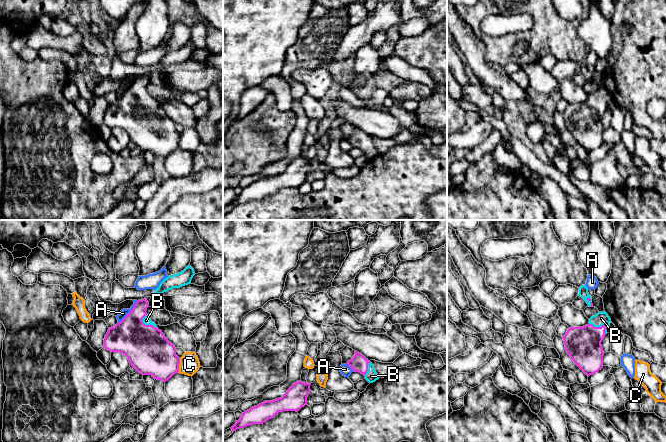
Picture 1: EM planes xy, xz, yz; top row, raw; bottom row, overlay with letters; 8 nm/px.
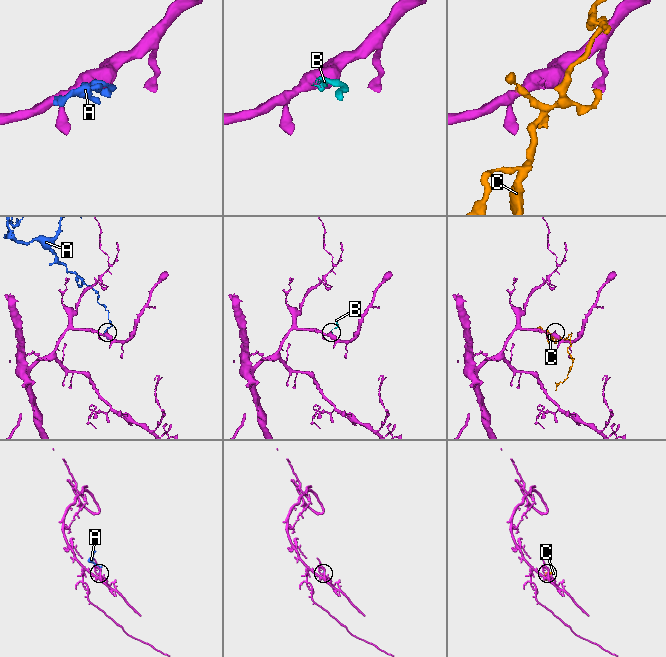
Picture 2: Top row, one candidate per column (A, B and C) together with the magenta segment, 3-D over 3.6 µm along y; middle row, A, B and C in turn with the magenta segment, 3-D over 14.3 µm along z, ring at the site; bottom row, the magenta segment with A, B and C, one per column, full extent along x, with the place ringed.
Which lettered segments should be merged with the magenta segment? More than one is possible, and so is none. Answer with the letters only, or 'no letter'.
B

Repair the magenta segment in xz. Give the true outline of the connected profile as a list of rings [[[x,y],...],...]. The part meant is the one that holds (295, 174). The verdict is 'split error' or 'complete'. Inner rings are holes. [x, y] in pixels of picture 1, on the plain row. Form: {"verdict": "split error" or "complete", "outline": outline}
{"verdict": "complete", "outline": [[[300,156],[294,159],[281,174],[272,177],[264,177],[250,184],[242,189],[240,195],[231,203],[232,207],[234,208],[237,205],[253,200],[263,200],[279,188],[298,188],[307,180],[310,161],[311,159],[305,159]]]}

